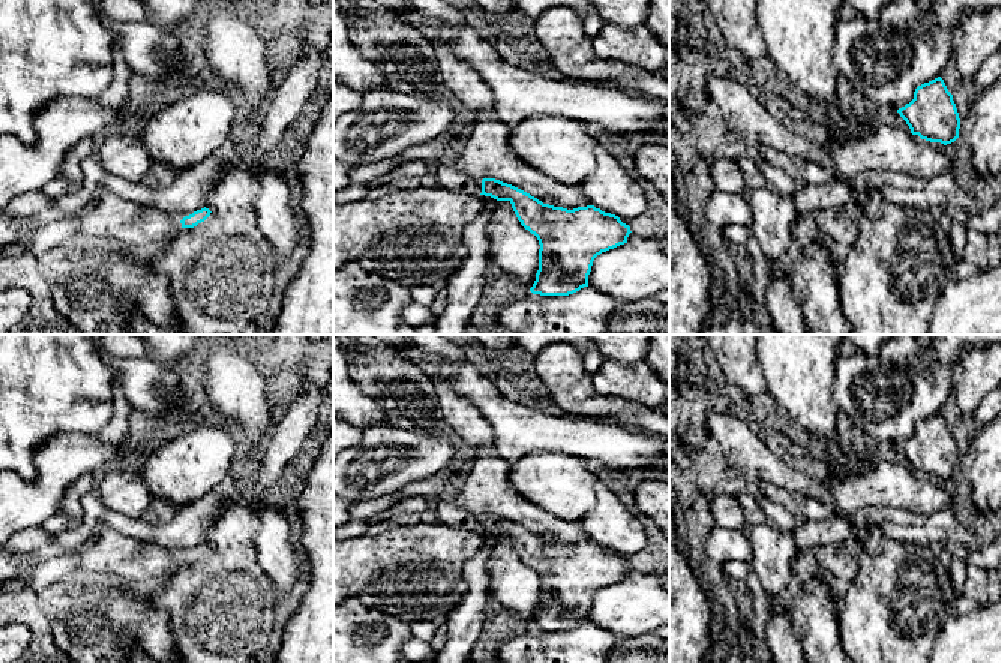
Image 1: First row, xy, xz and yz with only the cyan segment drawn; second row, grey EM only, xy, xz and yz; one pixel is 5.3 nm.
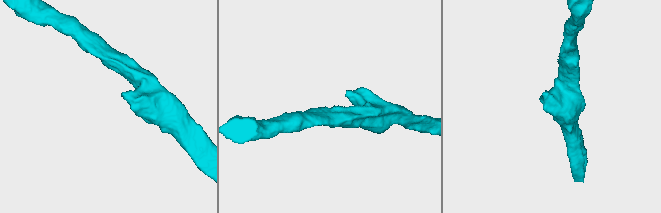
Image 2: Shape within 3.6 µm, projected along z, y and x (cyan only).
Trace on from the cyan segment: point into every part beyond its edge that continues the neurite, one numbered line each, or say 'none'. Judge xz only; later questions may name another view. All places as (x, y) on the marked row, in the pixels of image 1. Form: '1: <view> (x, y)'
1: xz (446, 176)

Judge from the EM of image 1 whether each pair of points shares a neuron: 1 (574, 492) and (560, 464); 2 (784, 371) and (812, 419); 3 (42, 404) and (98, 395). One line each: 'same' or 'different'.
1: same
2: same
3: same

